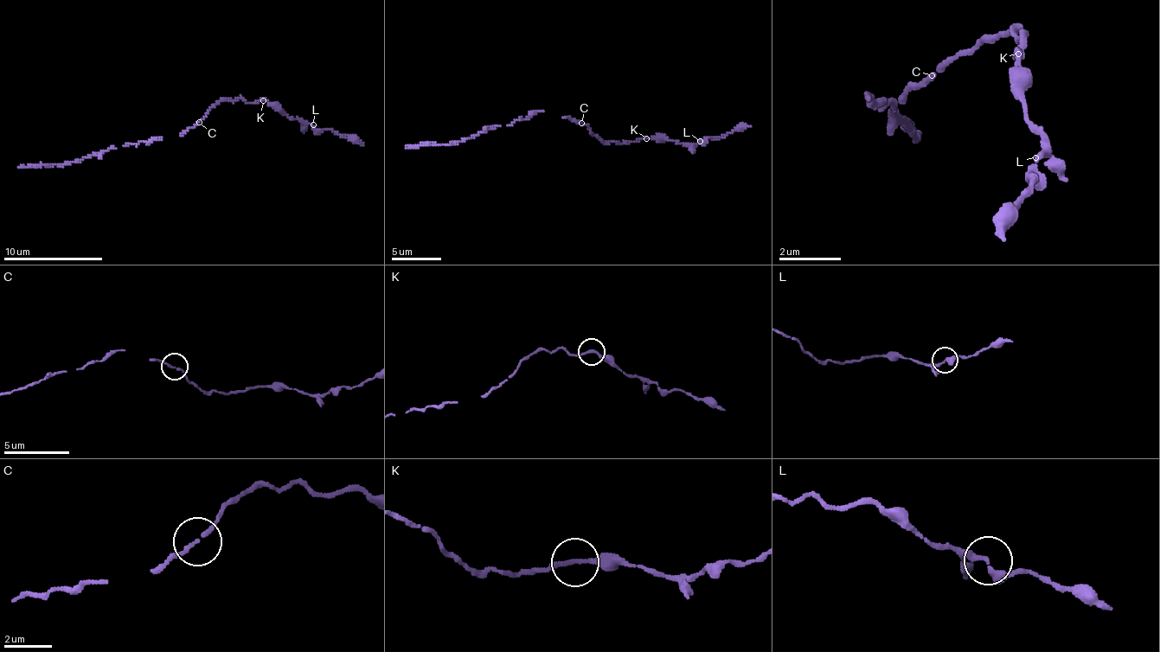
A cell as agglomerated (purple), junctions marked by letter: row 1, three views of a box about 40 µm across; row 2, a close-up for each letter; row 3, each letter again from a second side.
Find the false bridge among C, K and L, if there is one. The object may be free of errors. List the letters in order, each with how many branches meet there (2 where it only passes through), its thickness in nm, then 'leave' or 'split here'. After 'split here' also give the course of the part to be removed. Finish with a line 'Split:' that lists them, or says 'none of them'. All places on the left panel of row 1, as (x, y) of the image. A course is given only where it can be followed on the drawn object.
C: branches 2; calibre 140 nm; leave
K: branches 2; calibre 190 nm; leave
L: branches 3; calibre 220 nm; leave
Split: none of them

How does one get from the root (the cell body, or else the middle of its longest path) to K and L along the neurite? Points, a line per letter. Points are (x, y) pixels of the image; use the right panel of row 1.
K: (932, 75), (1010, 24), (1024, 41), (1027, 35), (1023, 57), (1018, 54)
L: (932, 75), (1010, 24), (1026, 35), (1023, 57), (1016, 51), (1037, 155)

